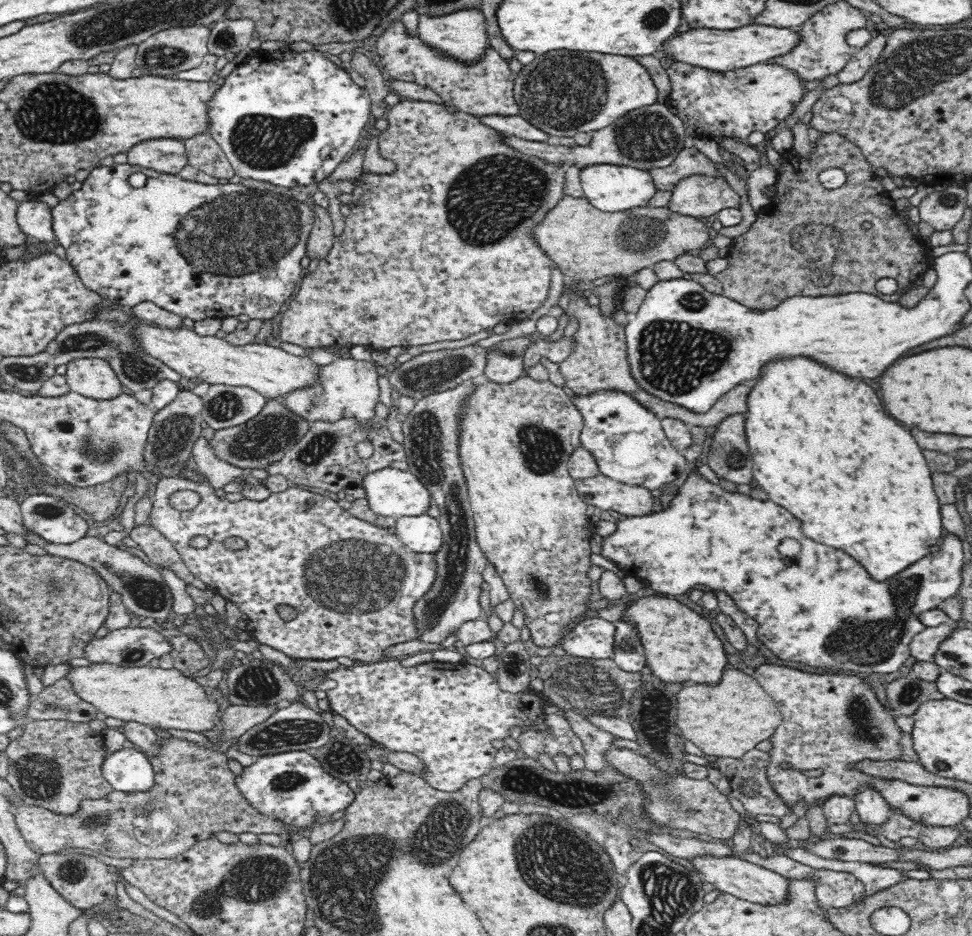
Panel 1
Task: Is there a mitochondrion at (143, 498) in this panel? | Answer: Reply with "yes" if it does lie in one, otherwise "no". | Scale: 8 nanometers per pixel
no

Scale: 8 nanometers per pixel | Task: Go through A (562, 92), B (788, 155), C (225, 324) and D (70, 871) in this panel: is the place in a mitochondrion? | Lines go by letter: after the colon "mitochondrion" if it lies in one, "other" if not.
A: mitochondrion
B: other
C: other
D: mitochondrion

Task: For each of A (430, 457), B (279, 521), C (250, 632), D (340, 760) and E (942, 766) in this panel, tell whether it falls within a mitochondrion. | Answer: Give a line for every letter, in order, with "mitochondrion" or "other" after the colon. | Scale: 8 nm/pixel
A: mitochondrion
B: other
C: other
D: mitochondrion
E: mitochondrion

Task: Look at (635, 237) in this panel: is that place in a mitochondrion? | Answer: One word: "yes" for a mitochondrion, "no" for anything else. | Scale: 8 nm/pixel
yes

